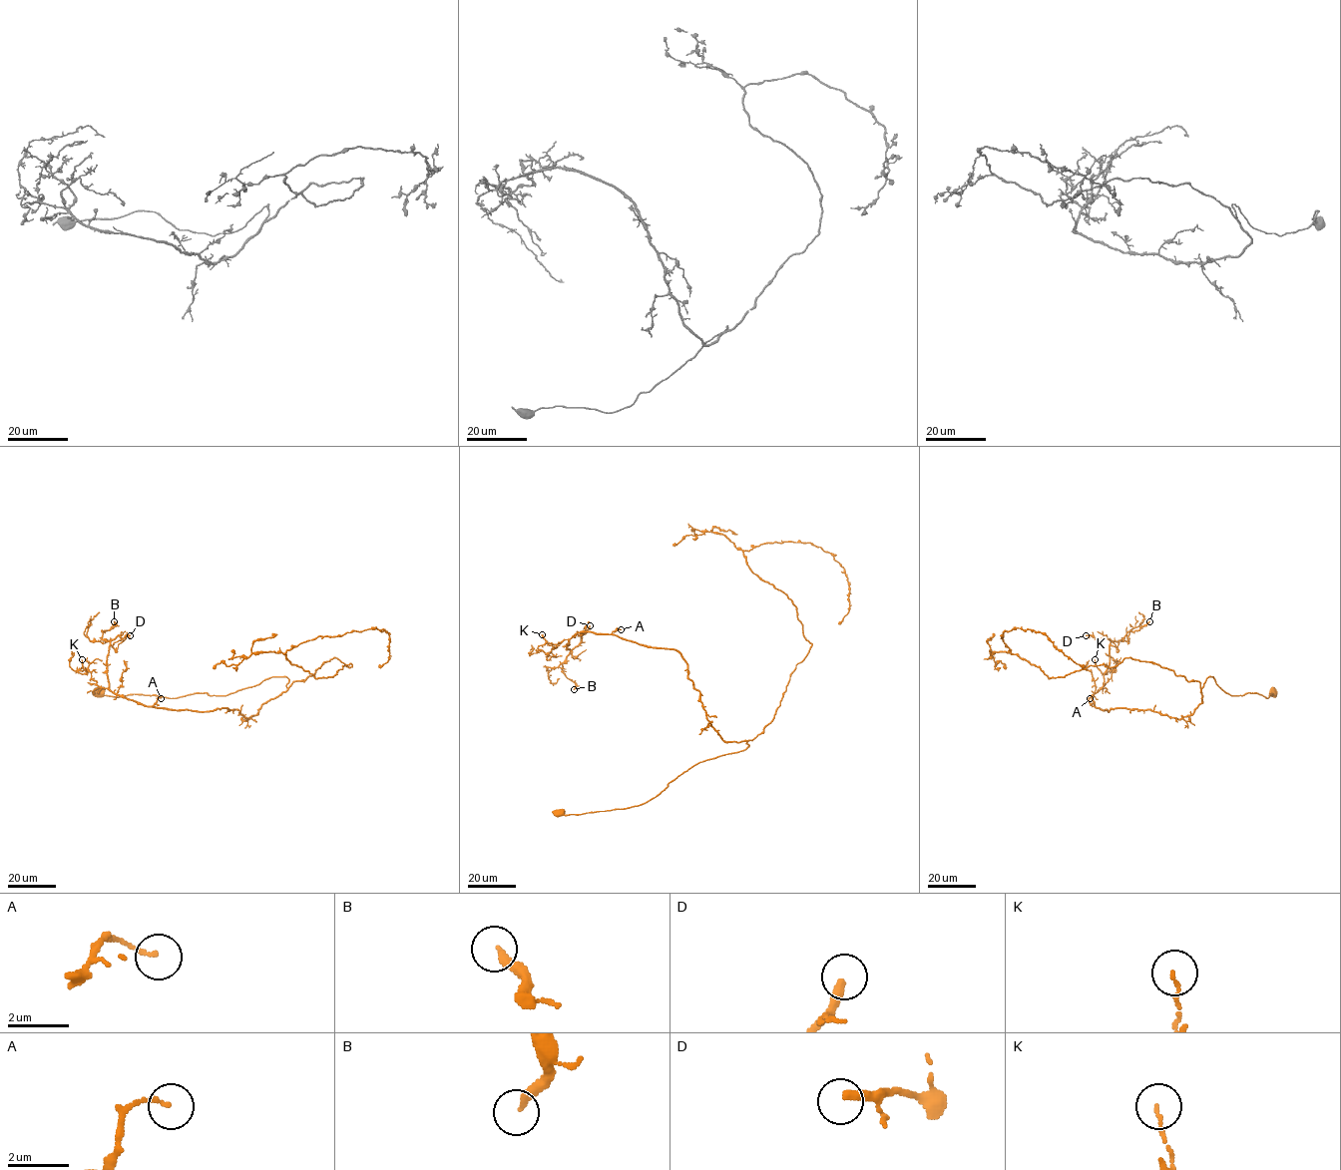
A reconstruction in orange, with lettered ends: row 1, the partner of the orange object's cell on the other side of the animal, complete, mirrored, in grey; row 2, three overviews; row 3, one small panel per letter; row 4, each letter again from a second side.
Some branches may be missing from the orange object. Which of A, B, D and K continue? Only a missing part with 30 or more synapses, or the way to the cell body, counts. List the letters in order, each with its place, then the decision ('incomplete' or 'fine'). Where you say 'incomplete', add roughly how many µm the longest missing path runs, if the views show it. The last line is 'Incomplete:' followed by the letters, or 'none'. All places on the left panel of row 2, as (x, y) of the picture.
A: (161, 698) | fine
B: (114, 621) | fine
D: (130, 635) | fine
K: (82, 659) | fine
Incomplete: none

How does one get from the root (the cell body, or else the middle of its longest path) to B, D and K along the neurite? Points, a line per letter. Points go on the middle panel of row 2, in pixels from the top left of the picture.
B: (559, 812), (643, 804), (697, 763), (748, 746), (721, 738), (673, 649), (579, 632), (562, 669), (574, 689)
D: (559, 812), (643, 804), (697, 763), (748, 746), (721, 738), (675, 650), (593, 632), (568, 649), (590, 625)
K: (559, 812), (643, 804), (697, 763), (748, 746), (721, 738), (675, 650), (579, 632), (545, 653), (542, 634)

